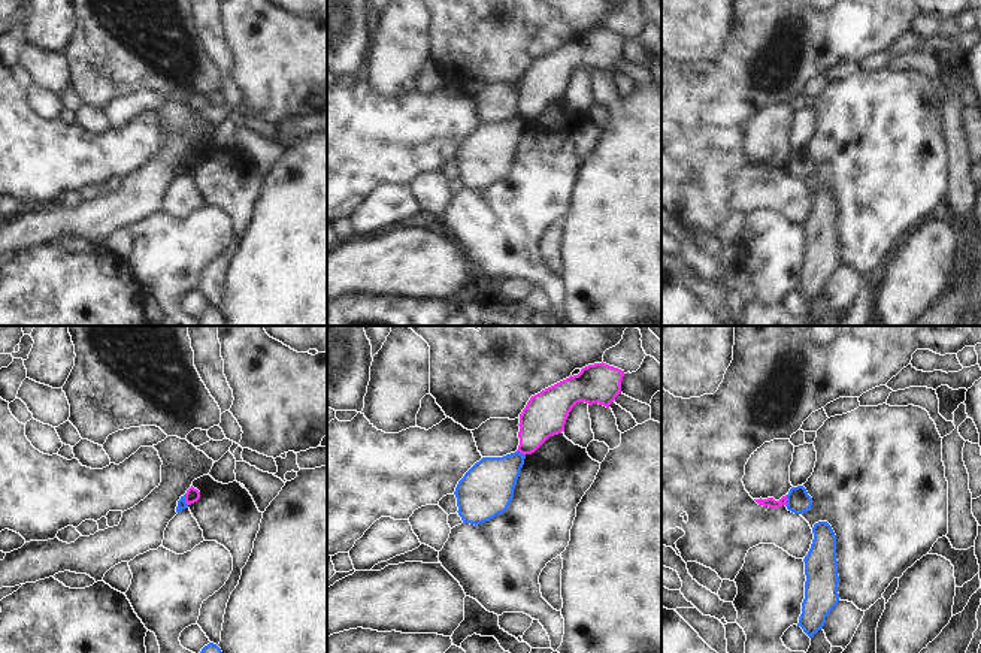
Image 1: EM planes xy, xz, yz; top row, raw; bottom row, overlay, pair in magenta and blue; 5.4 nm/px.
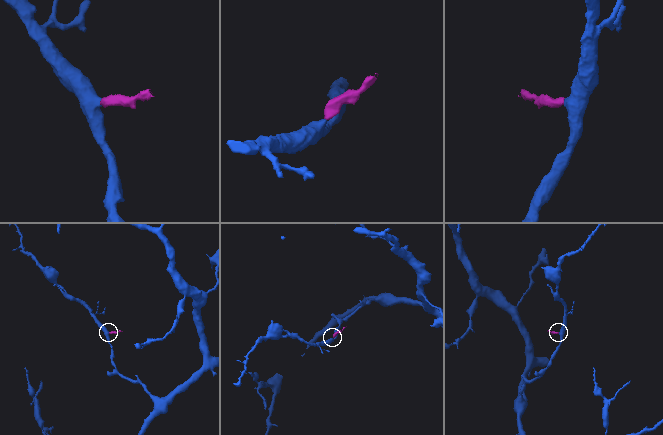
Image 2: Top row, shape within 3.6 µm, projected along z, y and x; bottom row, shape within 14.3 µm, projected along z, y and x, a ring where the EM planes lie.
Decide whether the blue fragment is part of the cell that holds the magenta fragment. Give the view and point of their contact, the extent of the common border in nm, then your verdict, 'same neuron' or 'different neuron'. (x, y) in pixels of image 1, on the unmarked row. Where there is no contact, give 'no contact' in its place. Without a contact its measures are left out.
yz (786, 166) | 60 nm | different neuron

